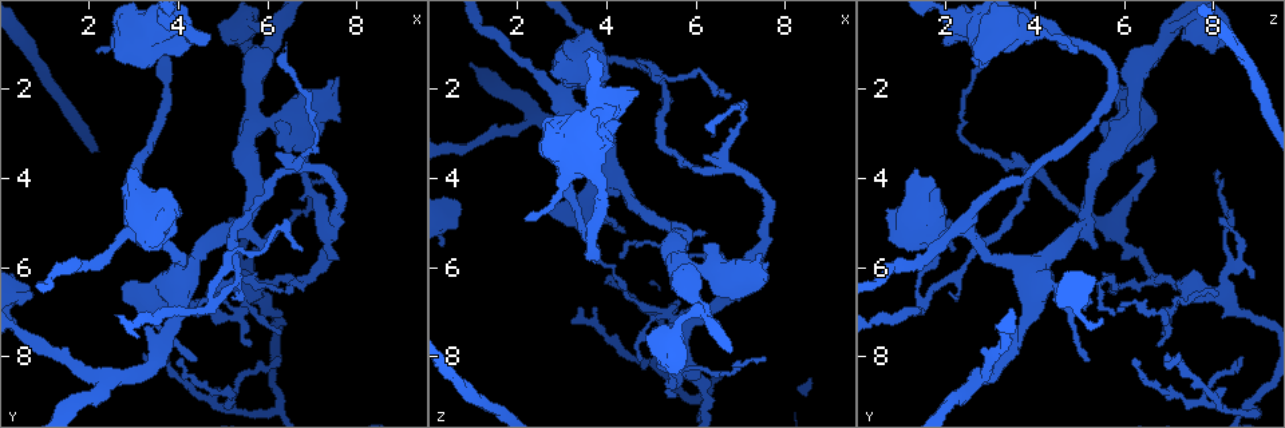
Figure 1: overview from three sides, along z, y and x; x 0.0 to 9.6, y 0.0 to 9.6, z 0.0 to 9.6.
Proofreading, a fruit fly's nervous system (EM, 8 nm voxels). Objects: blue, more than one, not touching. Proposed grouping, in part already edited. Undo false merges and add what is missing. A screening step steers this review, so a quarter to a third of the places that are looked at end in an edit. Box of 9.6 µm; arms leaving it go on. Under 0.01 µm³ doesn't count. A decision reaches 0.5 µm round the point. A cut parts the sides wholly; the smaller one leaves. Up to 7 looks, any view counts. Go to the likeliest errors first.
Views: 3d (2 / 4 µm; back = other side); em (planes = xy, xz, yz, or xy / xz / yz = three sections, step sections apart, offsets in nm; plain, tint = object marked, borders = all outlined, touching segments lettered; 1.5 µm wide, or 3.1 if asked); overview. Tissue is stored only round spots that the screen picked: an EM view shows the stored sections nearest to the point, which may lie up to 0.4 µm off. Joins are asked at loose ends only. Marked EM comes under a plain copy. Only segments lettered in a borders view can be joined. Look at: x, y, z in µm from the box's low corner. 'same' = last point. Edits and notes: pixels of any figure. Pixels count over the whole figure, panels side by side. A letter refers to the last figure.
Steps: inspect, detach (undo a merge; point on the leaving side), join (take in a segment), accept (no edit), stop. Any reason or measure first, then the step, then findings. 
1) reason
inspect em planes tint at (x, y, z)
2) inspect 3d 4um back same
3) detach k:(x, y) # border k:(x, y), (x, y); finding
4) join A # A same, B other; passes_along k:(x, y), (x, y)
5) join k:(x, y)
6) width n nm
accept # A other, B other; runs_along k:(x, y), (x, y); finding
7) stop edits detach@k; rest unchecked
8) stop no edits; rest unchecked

abrupt turn
inspect 3d 4um at (3.00, 5.15, 2.30)

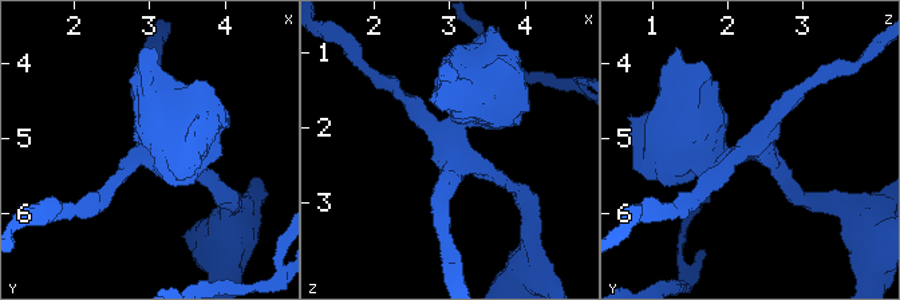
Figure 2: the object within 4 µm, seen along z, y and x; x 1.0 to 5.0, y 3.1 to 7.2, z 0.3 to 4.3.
arms 4
inspect em yz step 4 tint at (3.05, 5.20, 2.30)

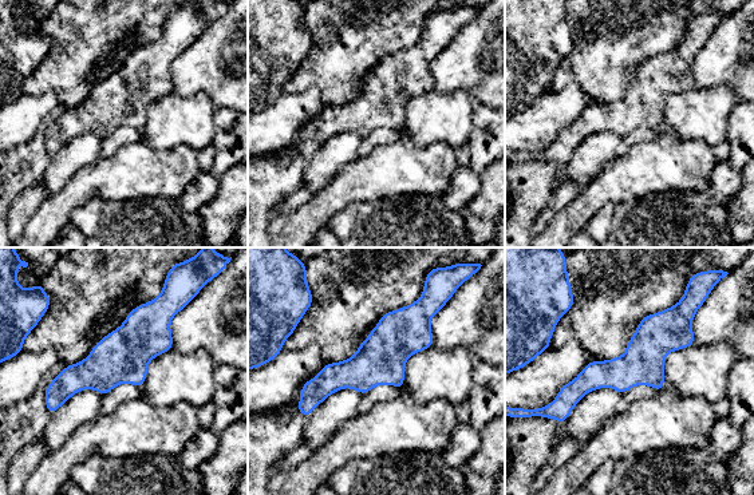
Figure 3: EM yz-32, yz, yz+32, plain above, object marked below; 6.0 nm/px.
inspect em yz step 4 borders same

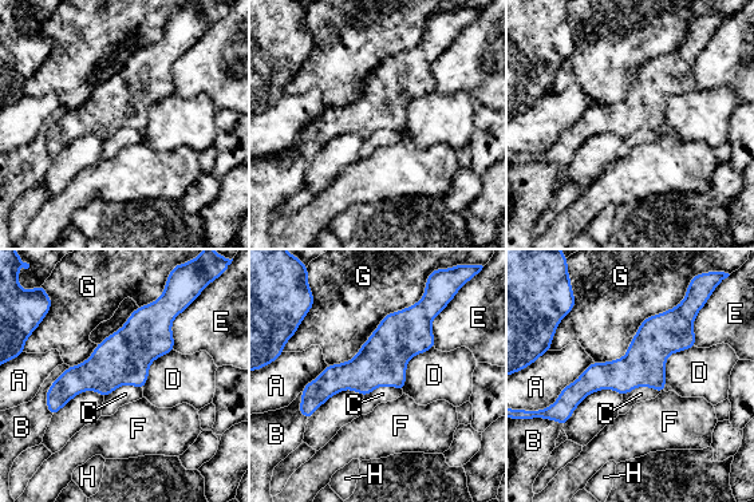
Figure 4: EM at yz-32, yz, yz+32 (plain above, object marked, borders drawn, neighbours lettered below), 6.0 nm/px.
width 260 nm
accept # A other, B other, C other, D other, E other, F other, G other, H other; runs_along 4:(690, 320), (560, 406); continuous, no second cell

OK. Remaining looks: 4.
inspect em planes tint at (7.45, 1.90, 5.65)

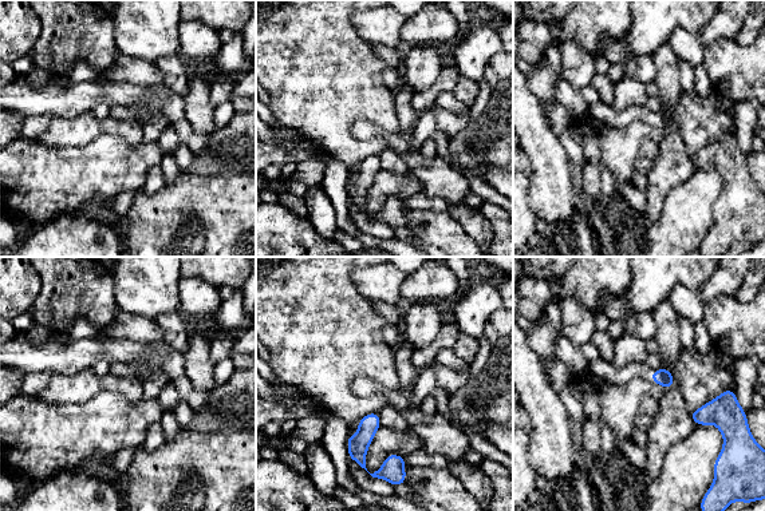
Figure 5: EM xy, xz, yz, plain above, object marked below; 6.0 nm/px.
what lies round it
inspect em planes borders same

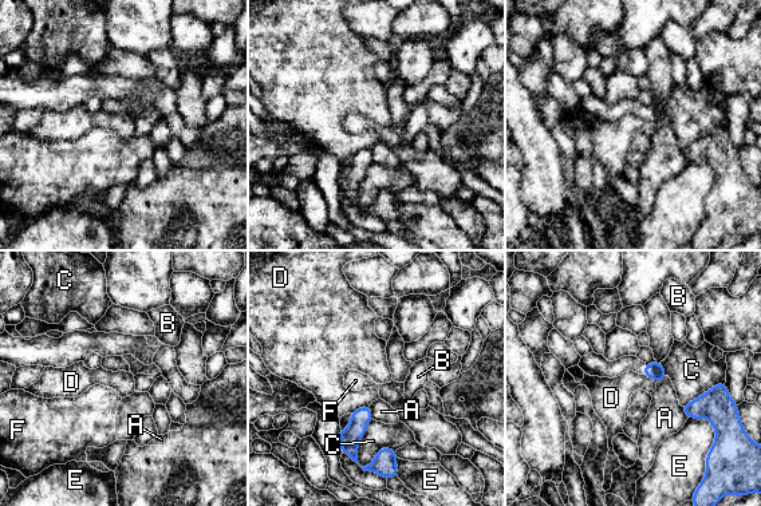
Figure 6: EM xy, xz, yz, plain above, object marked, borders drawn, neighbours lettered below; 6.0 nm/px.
accept # A other, B other, C other, D other, E other, F other; border 6:(369, 404), (358, 407), (351, 414); none of them fits

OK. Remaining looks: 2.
free end
inspect 3d 2um at (5.15, 6.65, 2.25)

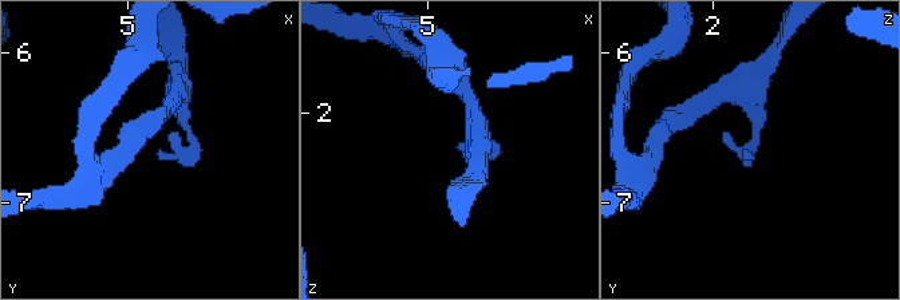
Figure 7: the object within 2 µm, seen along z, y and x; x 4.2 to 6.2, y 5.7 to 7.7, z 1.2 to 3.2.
shape alone is not enough
inspect em xy step 8 borders at (5.20, 6.70, 2.18)

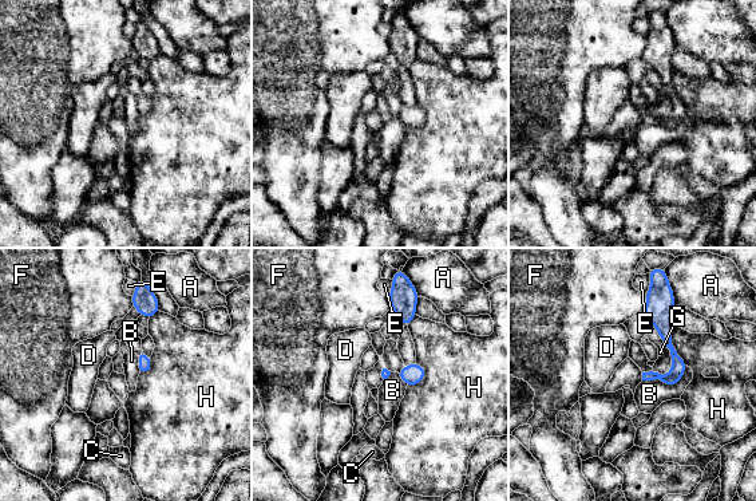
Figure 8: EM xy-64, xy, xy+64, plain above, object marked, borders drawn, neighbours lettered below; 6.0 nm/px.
accept # A other, B other, C other, D other, E other, F other, G other, H other; runs_along 8:(652, 299), (676, 358), (671, 382); no lettered segment goes on from it

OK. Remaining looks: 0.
stop no edits; rest unchecked

